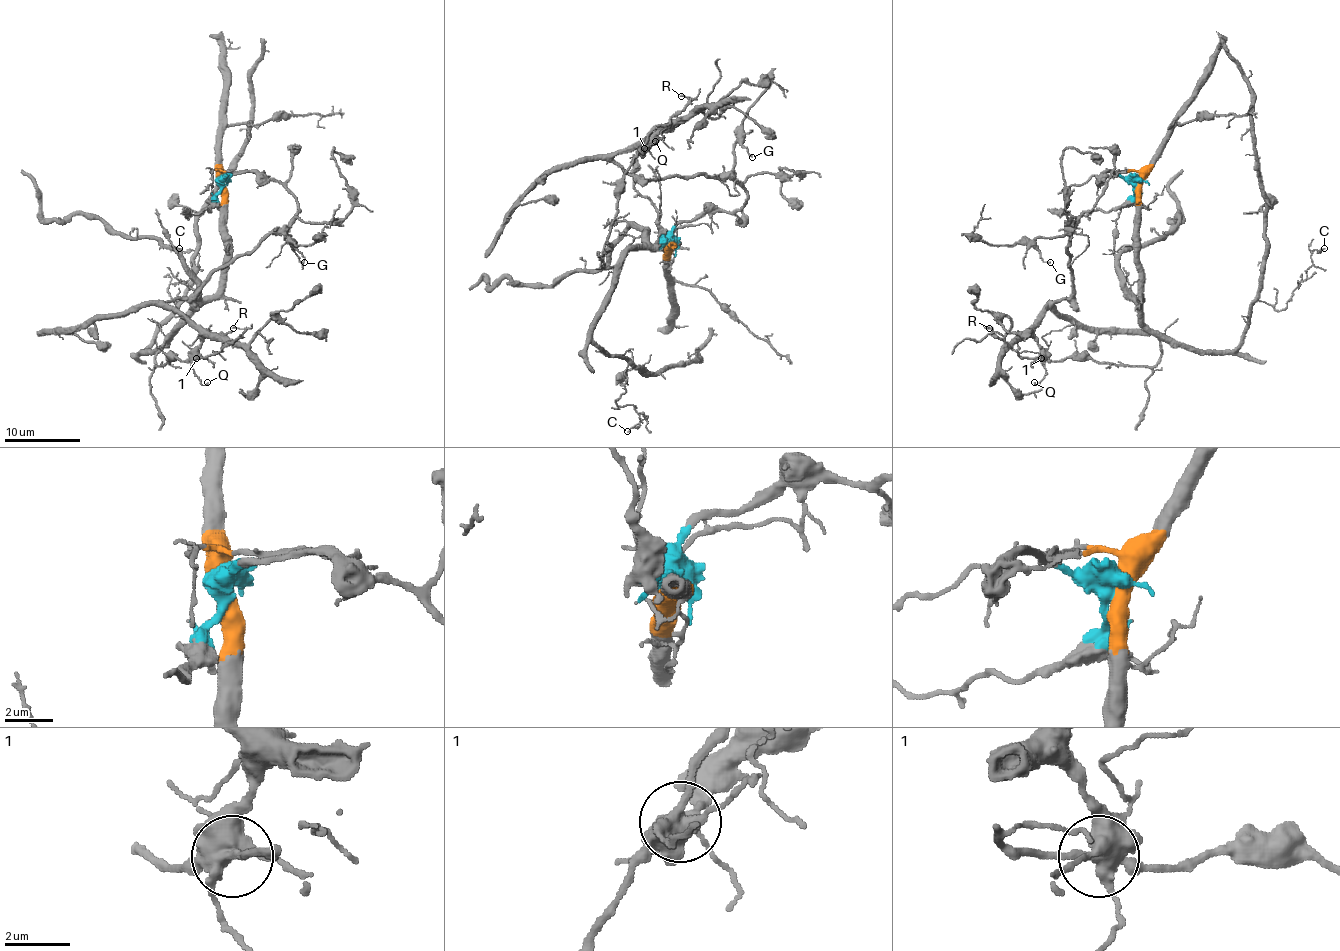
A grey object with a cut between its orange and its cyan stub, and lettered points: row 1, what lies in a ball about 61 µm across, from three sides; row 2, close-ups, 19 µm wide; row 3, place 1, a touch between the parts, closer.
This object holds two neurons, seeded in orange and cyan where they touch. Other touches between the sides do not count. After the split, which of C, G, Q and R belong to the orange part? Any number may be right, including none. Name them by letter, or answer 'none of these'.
C, R

